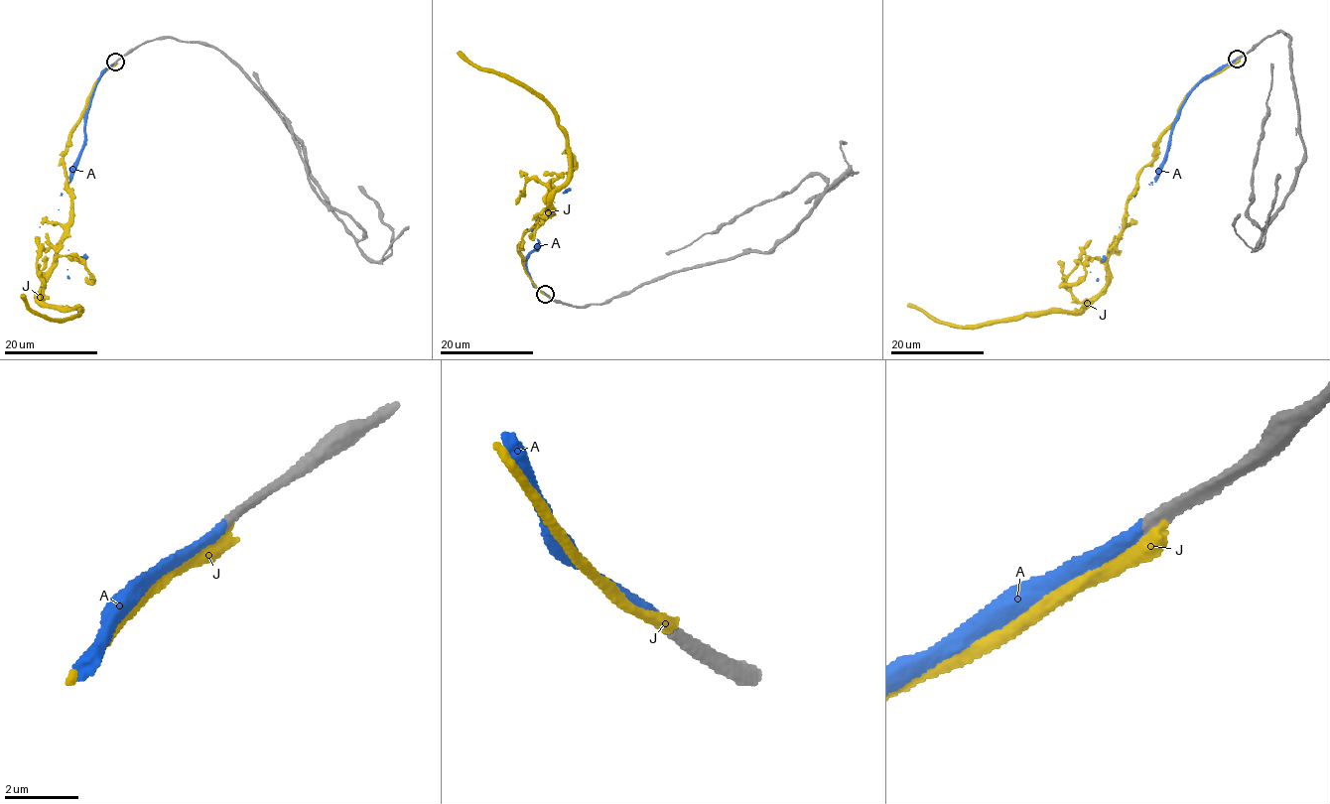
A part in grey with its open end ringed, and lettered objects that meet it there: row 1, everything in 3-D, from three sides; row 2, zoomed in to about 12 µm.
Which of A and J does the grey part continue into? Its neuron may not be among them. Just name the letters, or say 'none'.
A

